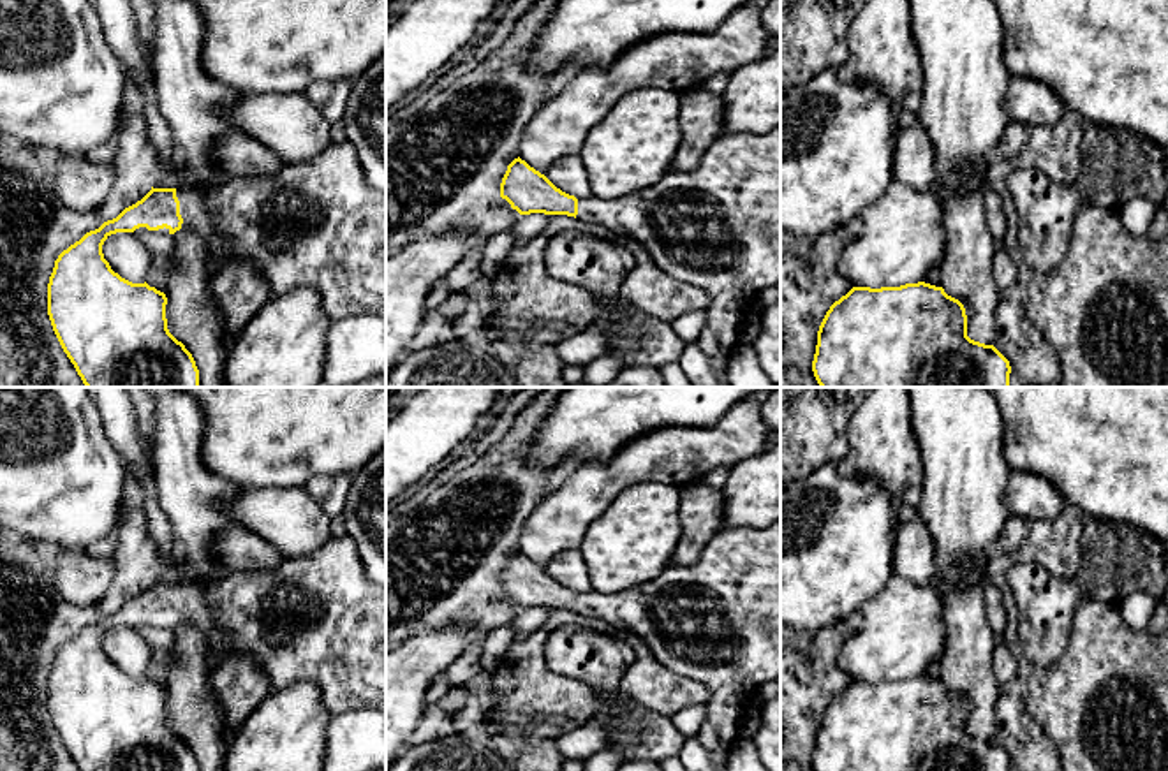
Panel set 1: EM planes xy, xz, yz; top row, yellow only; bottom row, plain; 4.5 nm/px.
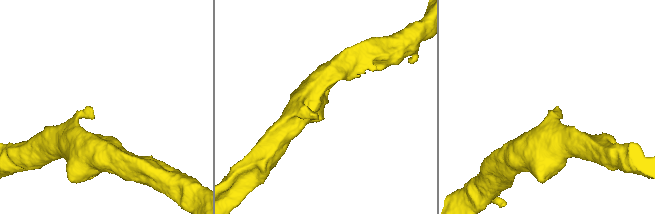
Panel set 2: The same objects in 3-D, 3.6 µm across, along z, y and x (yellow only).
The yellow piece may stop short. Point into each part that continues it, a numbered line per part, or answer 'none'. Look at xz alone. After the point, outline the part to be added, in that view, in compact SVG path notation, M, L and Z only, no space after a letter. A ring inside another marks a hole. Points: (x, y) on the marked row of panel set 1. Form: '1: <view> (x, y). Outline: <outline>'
1: xz (717, 226). Outline: M780 125L763 134L722 134L694 169L671 169L643 190L618 199L578 199L576 218L634 238L666 275L712 296L694 343L726 380L749 303L780 283Z

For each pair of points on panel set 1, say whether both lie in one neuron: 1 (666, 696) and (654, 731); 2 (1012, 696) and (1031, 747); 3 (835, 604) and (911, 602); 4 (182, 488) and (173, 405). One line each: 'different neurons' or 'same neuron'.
1: different neurons
2: same neuron
3: different neurons
4: same neuron

